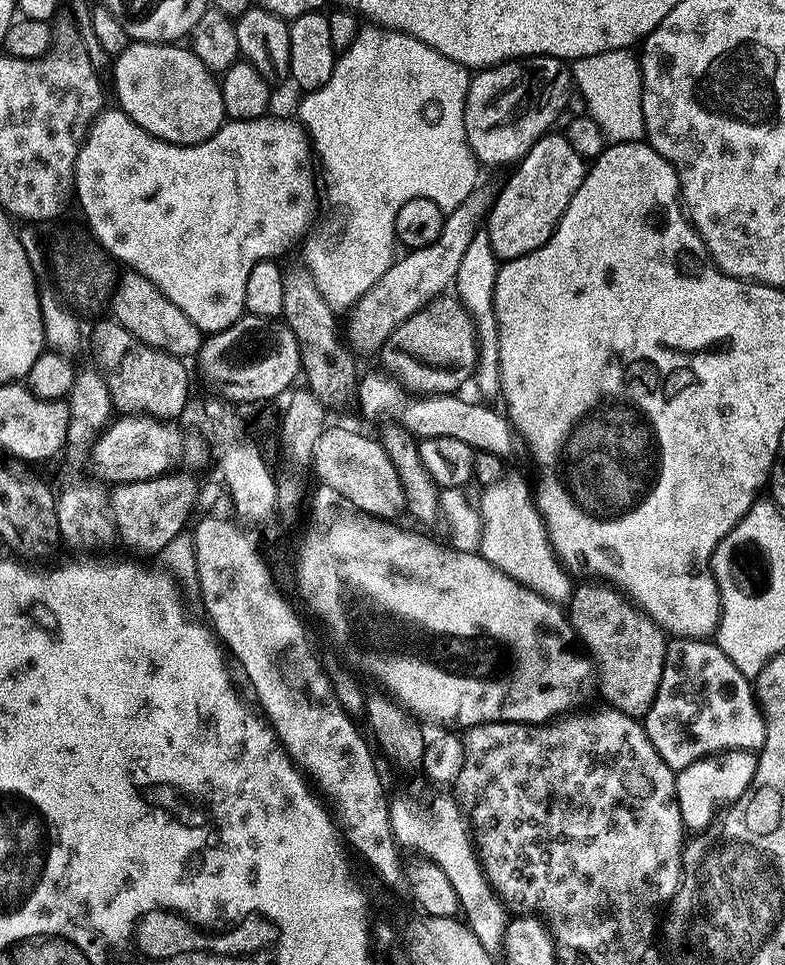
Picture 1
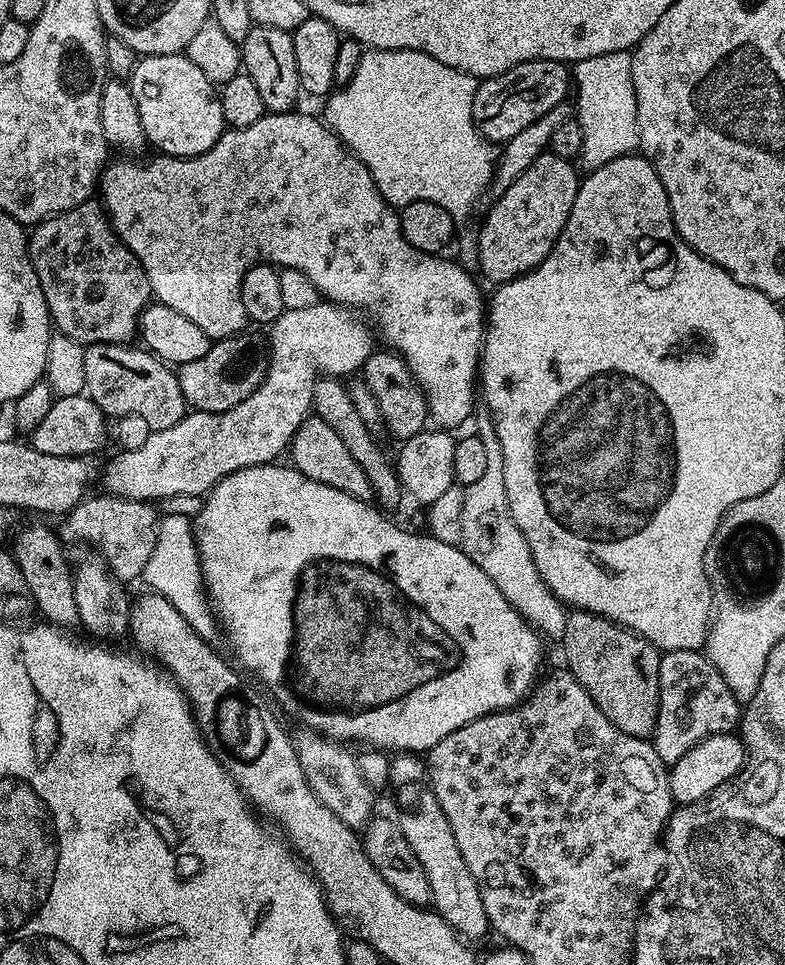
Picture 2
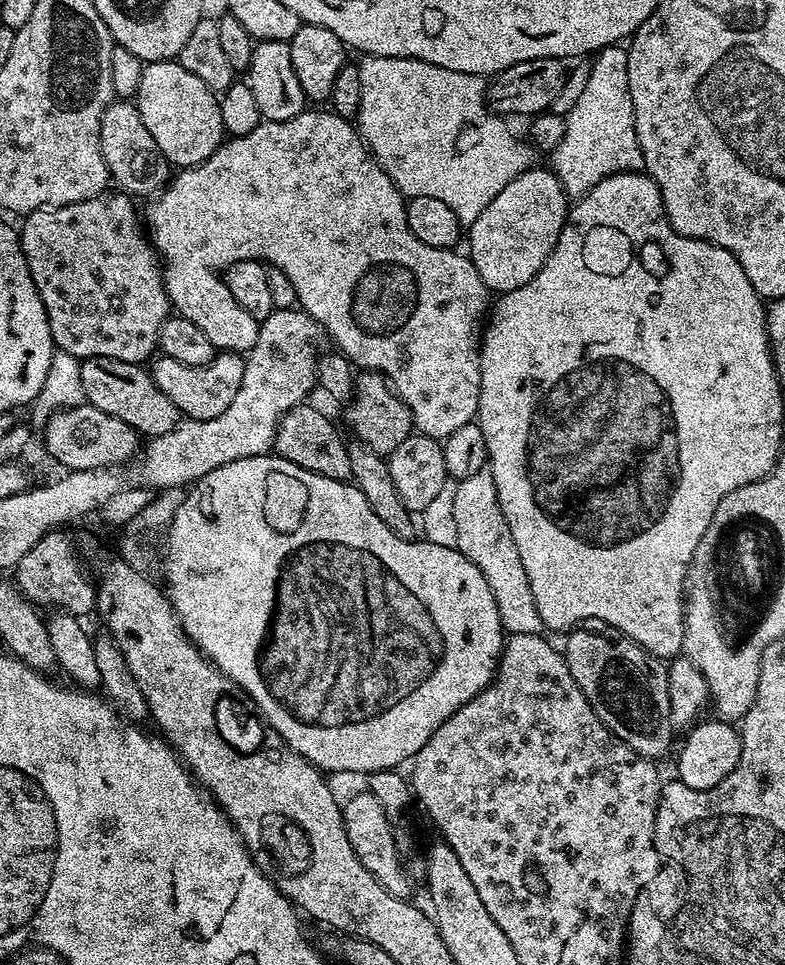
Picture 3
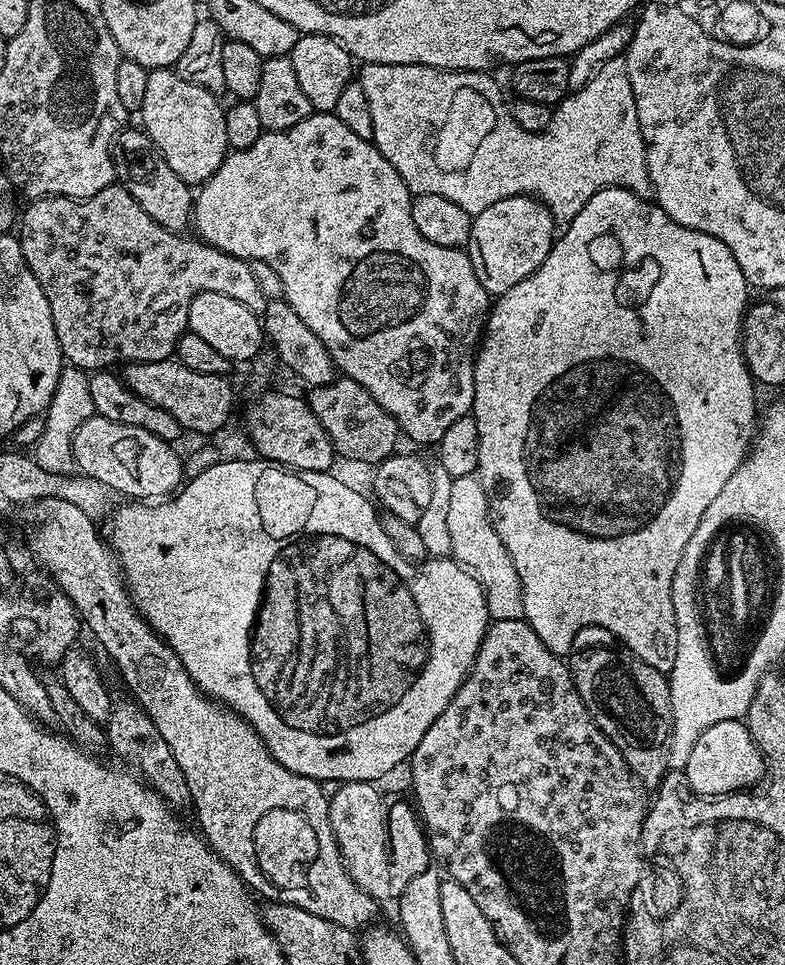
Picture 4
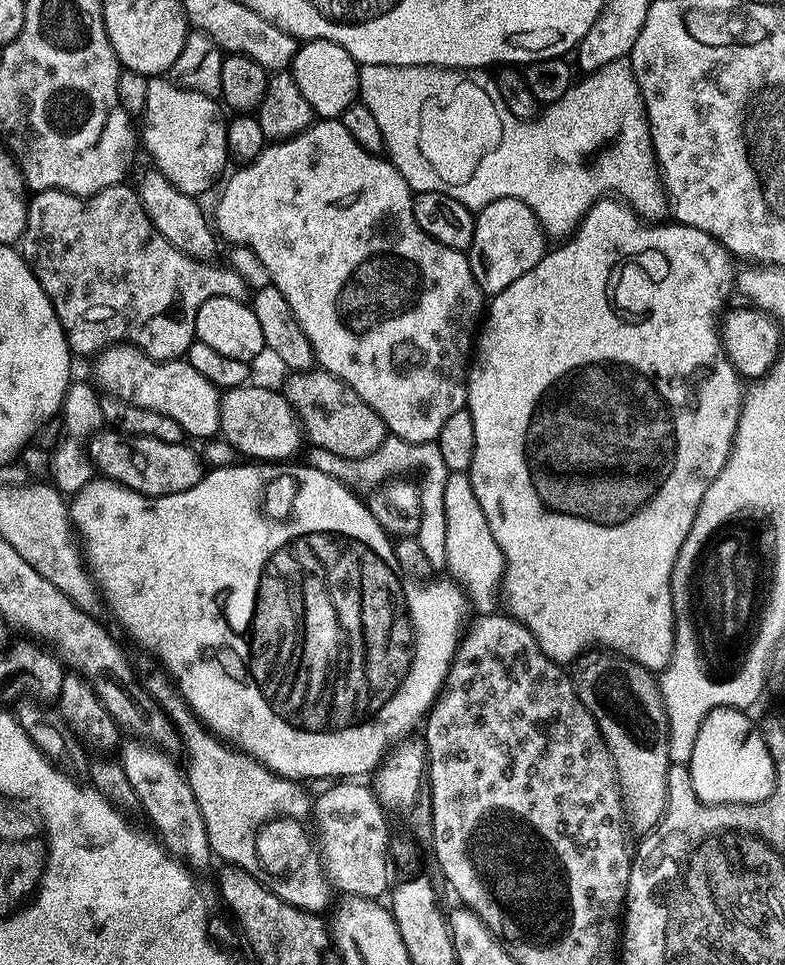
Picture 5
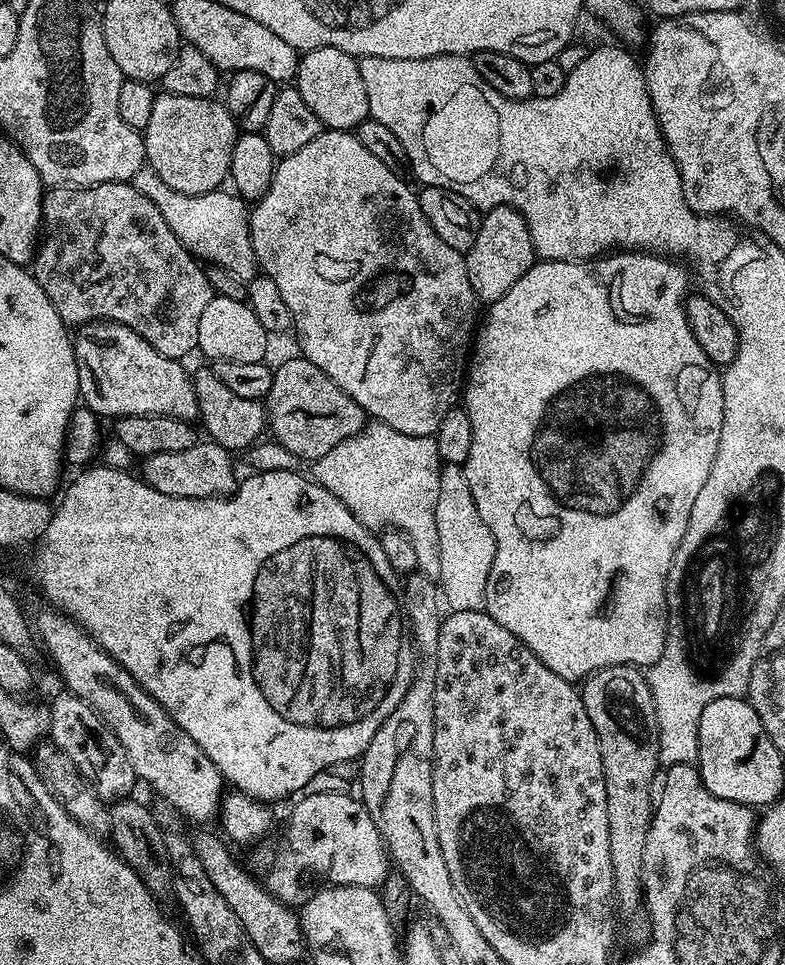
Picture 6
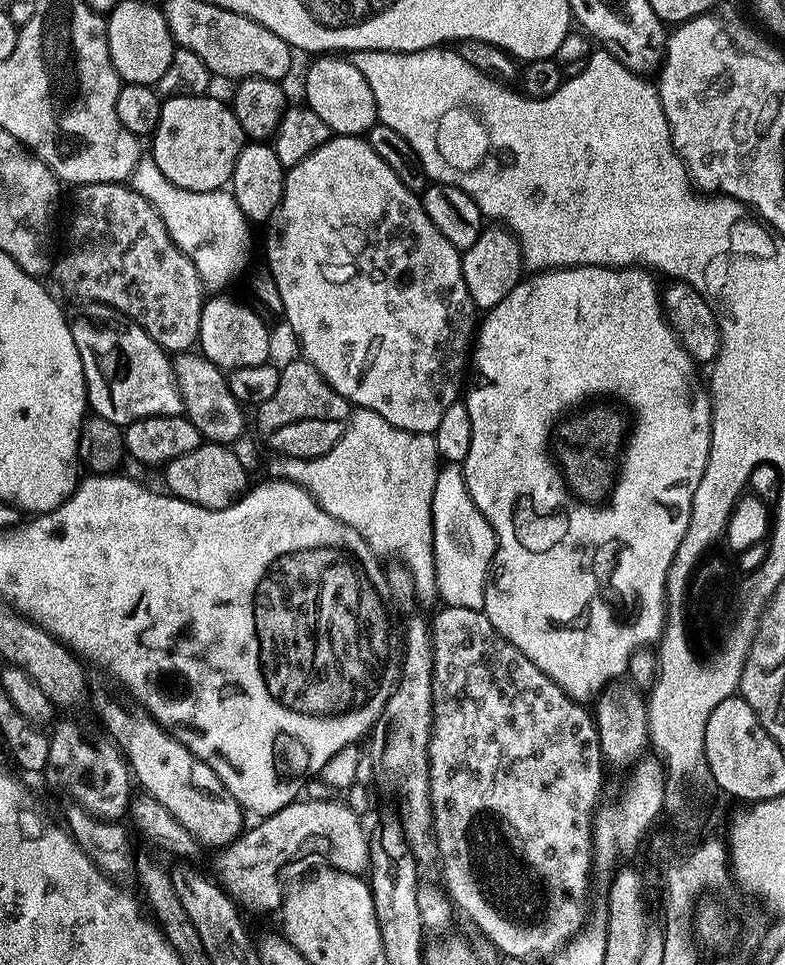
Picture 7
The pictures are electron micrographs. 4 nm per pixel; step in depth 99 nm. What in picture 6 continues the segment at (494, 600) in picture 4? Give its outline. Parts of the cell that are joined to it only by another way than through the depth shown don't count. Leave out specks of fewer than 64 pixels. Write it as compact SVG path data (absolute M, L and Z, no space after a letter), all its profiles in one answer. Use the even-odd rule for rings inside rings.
M468 486L456 488L456 496L452 496L452 492L444 496L444 500L448 500L448 508L444 508L444 520L448 520L448 544L452 544L452 524L456 524L456 536L460 536L460 548L448 548L448 544L444 544L444 570L438 580L442 585L443 603L454 612L485 611L490 566L496 557L496 539L490 526L482 522L482 514L476 516L478 506L472 508L475 504L474 494L468 496L470 492Z

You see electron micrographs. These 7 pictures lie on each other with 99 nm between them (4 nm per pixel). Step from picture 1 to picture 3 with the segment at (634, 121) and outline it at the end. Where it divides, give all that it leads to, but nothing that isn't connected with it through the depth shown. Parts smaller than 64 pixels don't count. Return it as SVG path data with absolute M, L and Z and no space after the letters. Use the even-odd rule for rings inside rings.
M627 47L603 48L593 60L596 61L591 61L582 95L564 117L566 134L550 154L550 167L569 198L585 196L607 176L639 172L644 166L634 126Z

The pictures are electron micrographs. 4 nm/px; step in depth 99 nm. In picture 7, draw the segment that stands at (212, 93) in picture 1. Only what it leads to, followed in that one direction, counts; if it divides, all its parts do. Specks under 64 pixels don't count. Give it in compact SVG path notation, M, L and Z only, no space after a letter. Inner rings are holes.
M212 94L203 96L169 96L161 103L160 121L156 131L150 137L152 161L174 182L174 186L182 186L182 190L195 192L219 192L231 181L238 154L243 150L246 137L242 126L238 126L238 118L227 103L215 100Z

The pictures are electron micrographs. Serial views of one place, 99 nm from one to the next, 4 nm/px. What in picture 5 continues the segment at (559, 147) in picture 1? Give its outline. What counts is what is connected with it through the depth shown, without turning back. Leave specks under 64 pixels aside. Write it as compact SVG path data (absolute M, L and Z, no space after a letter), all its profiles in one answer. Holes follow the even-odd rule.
M498 198L479 209L475 218L474 238L466 255L481 293L491 298L506 290L510 282L518 282L526 270L534 270L534 266L538 266L546 251L546 233L530 206L518 198Z

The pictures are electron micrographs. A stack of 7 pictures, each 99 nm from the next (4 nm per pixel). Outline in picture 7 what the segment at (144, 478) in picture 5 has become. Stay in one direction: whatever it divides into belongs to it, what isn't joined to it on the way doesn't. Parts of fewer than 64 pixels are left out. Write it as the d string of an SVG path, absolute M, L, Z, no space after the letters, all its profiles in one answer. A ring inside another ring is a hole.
M202 442L190 454L174 458L163 469L167 491L179 500L197 504L203 508L225 508L236 503L250 487L244 464L232 453L231 447L215 442Z

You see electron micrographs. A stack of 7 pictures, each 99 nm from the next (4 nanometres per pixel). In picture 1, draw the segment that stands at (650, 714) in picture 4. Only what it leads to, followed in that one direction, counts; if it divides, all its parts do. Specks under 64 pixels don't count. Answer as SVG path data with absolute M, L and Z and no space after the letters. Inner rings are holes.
M602 582L577 583L572 589L572 598L566 605L566 615L575 639L584 643L583 651L590 657L594 684L596 680L604 695L603 703L627 716L644 717L658 694L658 682L662 682L662 666L668 649L664 631L621 593Z

